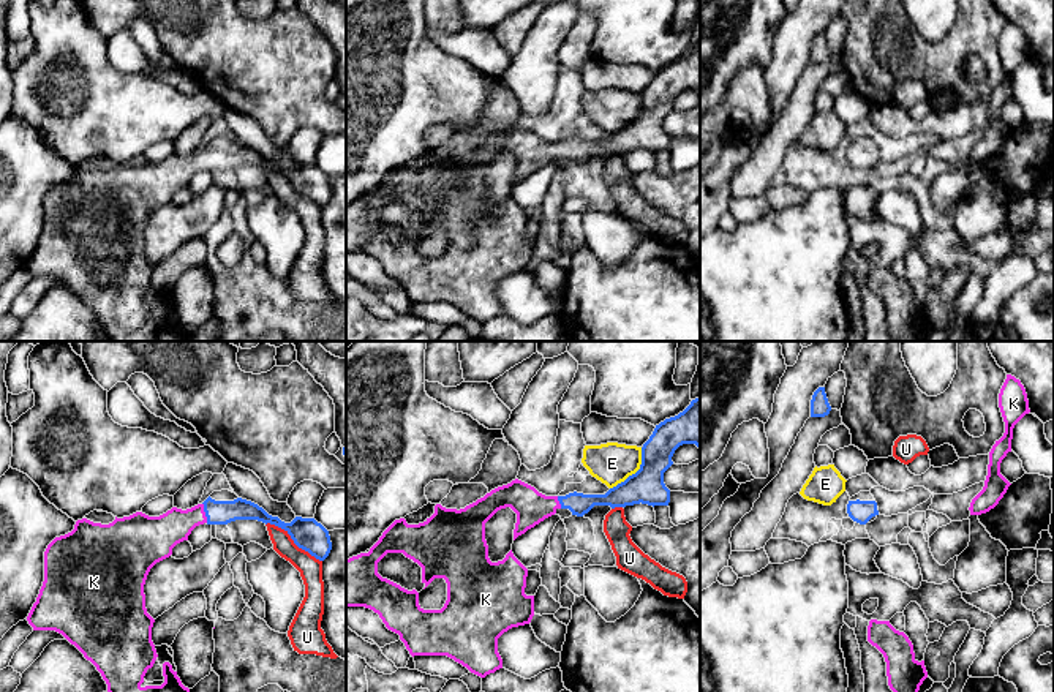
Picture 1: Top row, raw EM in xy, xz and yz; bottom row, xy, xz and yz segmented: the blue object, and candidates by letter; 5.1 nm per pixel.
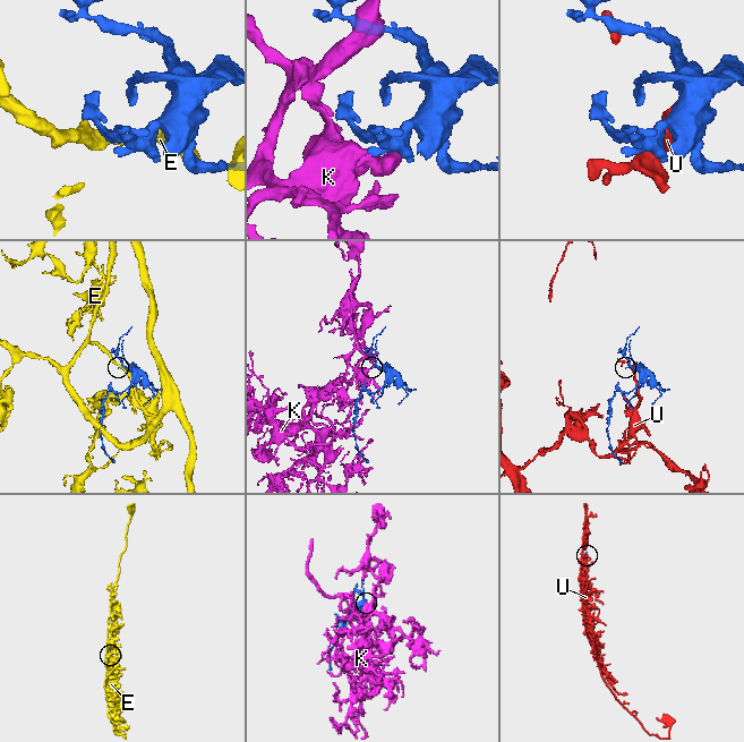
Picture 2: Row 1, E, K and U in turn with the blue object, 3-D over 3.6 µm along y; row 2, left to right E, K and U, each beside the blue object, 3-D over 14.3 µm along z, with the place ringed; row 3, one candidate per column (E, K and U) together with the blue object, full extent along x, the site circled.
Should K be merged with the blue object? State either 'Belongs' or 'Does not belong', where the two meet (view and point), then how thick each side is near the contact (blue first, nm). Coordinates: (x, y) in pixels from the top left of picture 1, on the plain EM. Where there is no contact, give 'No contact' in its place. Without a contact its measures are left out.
Belongs. Touches blue at xy (204, 157). Thickness 130 nm (blue) against 180 nm

